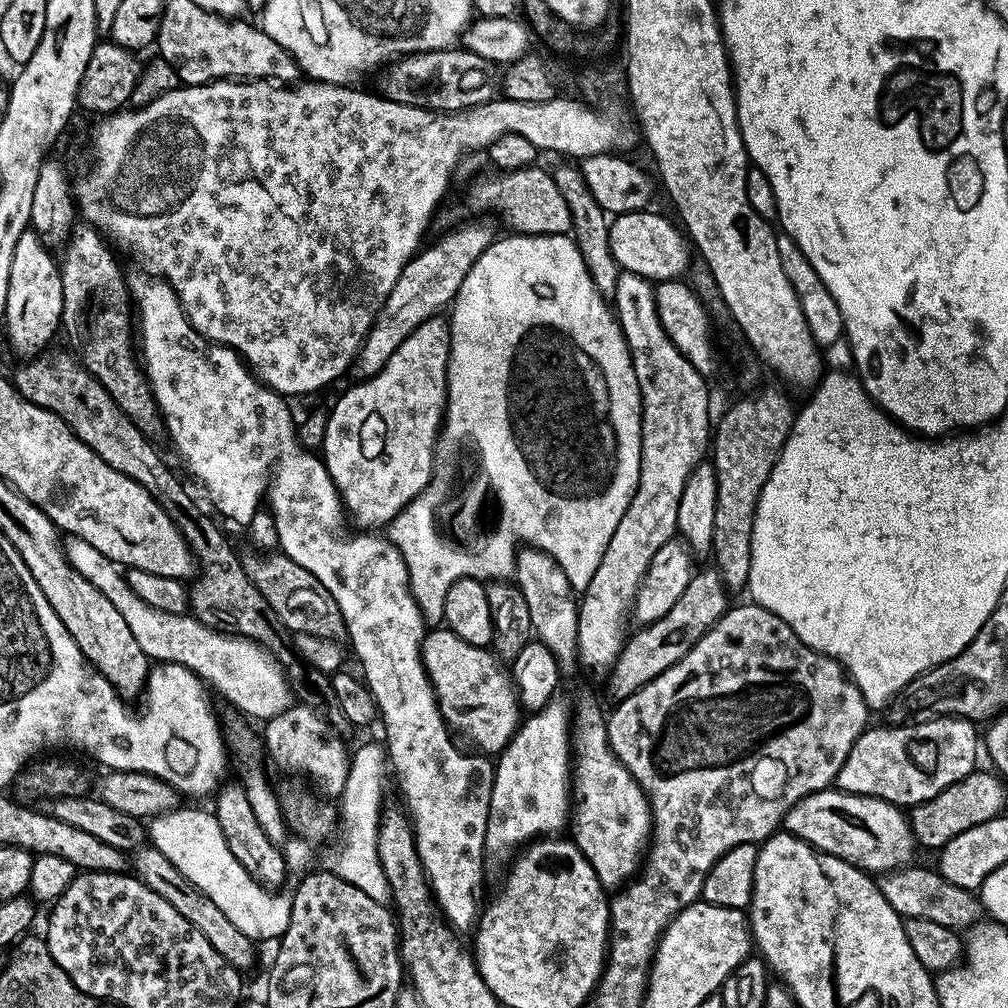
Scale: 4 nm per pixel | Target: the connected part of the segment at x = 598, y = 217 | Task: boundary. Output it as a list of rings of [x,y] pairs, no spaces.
[[[579,167],[555,169],[554,177],[558,186],[558,194],[562,194],[566,206],[570,206],[570,218],[572,219],[570,235],[586,262],[586,270],[590,274],[598,294],[605,298],[615,297],[622,269],[610,250],[609,213],[604,212],[602,206],[598,206],[598,202],[594,202],[594,196],[590,194],[590,188],[586,186]]]

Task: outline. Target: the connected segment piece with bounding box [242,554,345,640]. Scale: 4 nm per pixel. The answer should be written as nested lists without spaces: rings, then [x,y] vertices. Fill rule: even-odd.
[[[251,554],[244,556],[244,572],[254,582],[256,589],[270,602],[270,610],[278,614],[289,633],[314,634],[327,640],[336,640],[345,635],[343,616],[328,592],[296,562],[281,554]]]

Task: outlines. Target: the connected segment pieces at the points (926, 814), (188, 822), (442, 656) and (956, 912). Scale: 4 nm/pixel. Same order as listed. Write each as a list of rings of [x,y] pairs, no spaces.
[[[973,770],[964,780],[946,786],[946,790],[942,790],[934,798],[911,809],[912,833],[916,835],[916,843],[921,849],[939,850],[946,842],[950,842],[950,838],[962,834],[962,830],[970,830],[970,826],[993,820],[1005,811],[1004,782],[993,771],[980,771]]]
[[[180,806],[173,811],[163,812],[160,816],[151,817],[146,828],[146,836],[151,847],[164,854],[198,891],[205,892],[210,902],[214,902],[214,906],[218,906],[218,910],[222,910],[222,914],[226,914],[226,918],[238,930],[242,930],[242,934],[246,934],[253,942],[276,942],[283,936],[290,918],[291,895],[287,891],[284,893],[284,890],[269,890],[252,879],[252,875],[230,854],[230,848],[226,846],[226,838],[222,834],[222,826],[218,826],[211,811],[203,812],[200,808]]]
[[[447,627],[433,628],[436,629],[425,635],[420,646],[420,658],[435,692],[442,720],[453,733],[469,736],[481,748],[477,748],[481,753],[503,752],[522,720],[516,689],[505,665],[488,648],[462,642],[462,638]]]
[[[905,866],[879,877],[880,892],[894,906],[896,913],[909,920],[914,918],[930,918],[930,922],[938,922],[938,926],[946,926],[953,930],[964,930],[981,919],[982,905],[975,891],[954,886],[954,882],[946,882],[939,871],[928,868]]]

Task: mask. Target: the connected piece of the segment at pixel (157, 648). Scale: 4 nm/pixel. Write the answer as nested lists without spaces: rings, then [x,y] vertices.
[[[68,536],[62,544],[64,557],[70,562],[86,582],[93,584],[98,591],[106,594],[114,602],[114,610],[122,614],[134,642],[142,646],[149,661],[160,664],[181,664],[199,676],[213,693],[221,692],[237,713],[253,721],[267,722],[282,714],[293,703],[294,697],[288,687],[286,673],[280,664],[255,640],[244,640],[241,636],[230,636],[214,628],[207,628],[202,621],[191,614],[178,616],[169,612],[154,610],[134,590],[130,590],[128,577],[106,554],[94,550],[90,542],[77,536]]]

